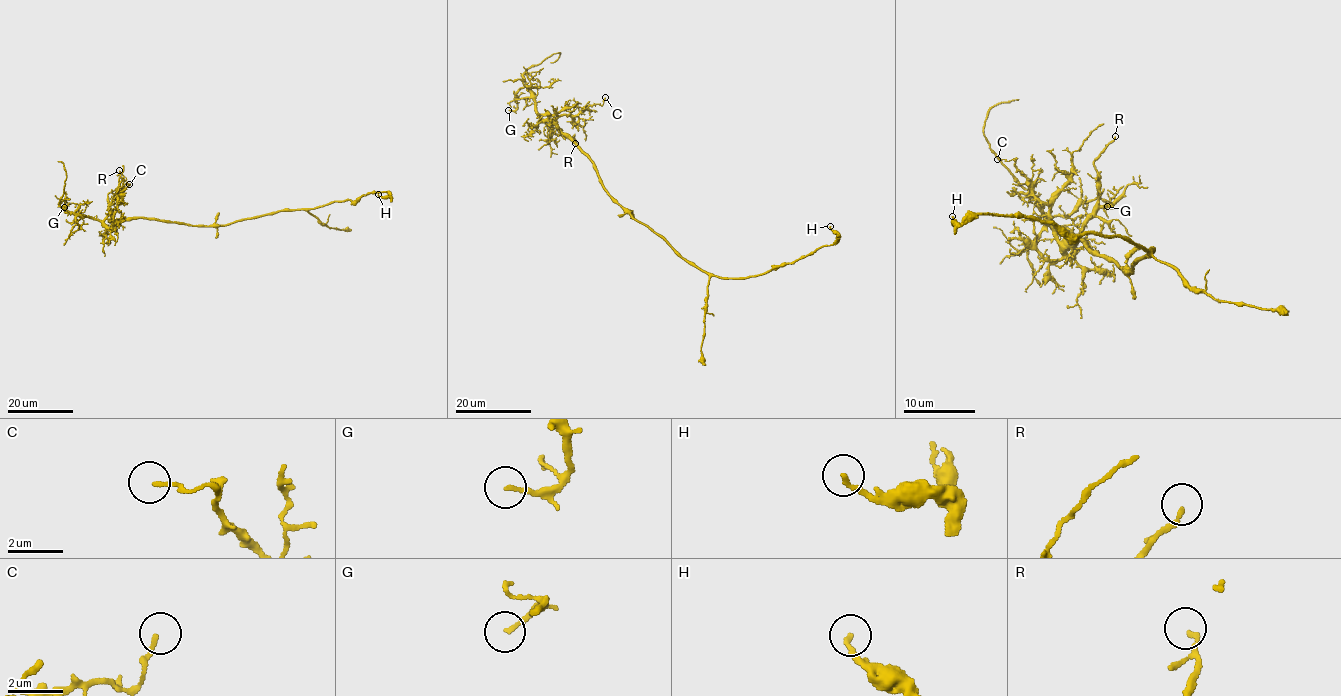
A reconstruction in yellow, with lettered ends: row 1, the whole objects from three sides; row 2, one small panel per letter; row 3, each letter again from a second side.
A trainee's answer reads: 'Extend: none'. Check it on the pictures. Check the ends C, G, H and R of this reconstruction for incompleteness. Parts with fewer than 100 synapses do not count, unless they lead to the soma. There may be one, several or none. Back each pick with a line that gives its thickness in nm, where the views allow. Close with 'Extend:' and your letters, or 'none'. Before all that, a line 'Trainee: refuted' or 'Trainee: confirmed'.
Trainee: confirmed
Extend: none

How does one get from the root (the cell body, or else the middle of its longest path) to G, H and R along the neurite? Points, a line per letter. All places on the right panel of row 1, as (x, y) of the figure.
G: (1131, 270), (1093, 255), (1080, 238), (1068, 254), (1073, 238), (1045, 216), (1098, 198), (1107, 206)
H: (1131, 270), (1151, 250), (1118, 236), (1067, 235), (1032, 217), (970, 214), (958, 223), (952, 216)
R: (1131, 270), (1093, 255), (1080, 238), (1066, 252), (1097, 201), (1094, 159), (1115, 136)

